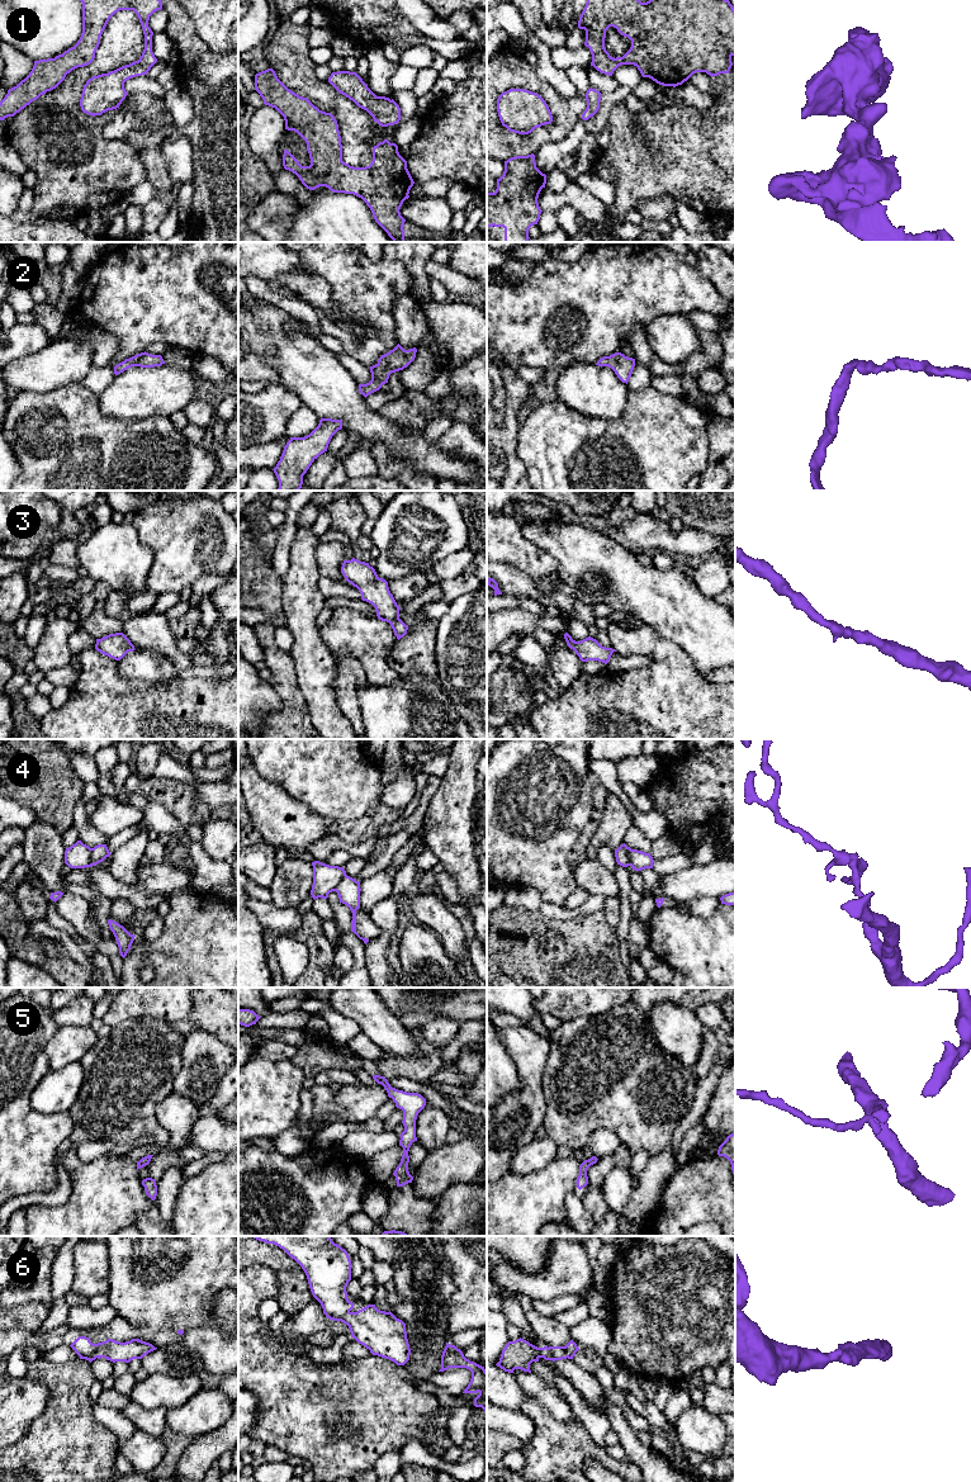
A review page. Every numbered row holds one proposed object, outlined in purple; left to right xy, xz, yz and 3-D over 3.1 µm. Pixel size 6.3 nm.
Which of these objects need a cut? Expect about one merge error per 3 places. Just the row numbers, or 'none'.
4, 5

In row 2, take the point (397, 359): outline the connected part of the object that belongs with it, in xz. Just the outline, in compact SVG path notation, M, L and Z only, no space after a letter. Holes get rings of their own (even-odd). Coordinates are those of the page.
M399 344L389 352L382 355L378 363L370 366L371 380L366 384L359 384L359 392L366 398L369 394L379 390L388 383L392 373L403 370L416 358L417 349L404 350Z

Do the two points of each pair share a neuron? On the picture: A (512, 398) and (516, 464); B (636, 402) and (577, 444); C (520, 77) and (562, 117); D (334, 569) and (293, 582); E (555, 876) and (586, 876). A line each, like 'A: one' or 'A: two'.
A: one
B: one
C: one
D: two
E: two

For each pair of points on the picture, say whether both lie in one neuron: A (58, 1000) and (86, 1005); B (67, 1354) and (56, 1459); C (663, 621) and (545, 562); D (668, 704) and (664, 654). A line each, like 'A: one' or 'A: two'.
A: two
B: two
C: two
D: one

